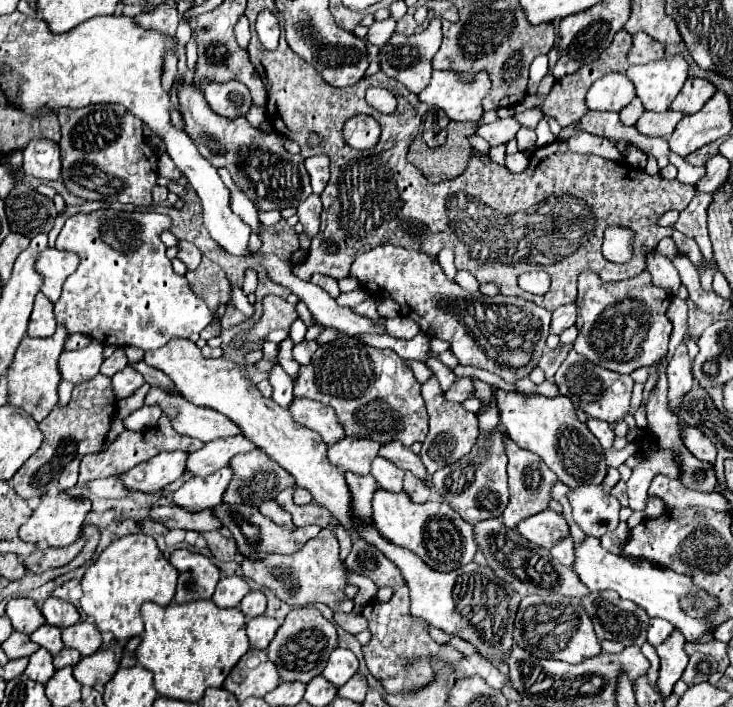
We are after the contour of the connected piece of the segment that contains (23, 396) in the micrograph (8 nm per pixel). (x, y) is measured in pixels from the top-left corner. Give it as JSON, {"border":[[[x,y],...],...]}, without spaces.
{"border":[[[58,325],[56,333],[48,339],[32,339],[24,337],[18,351],[14,355],[14,361],[8,369],[6,381],[8,381],[8,403],[12,407],[24,409],[30,417],[34,417],[36,423],[40,423],[58,403],[58,383],[60,383],[60,371],[58,371],[58,357],[62,353],[64,341],[68,333],[62,325]]]}

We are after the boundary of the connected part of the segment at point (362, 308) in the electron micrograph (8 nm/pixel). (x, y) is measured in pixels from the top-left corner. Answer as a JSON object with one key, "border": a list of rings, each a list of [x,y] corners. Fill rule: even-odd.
{"border":[[[366,299],[364,303],[360,303],[358,307],[353,308],[354,313],[358,313],[358,315],[366,315],[366,317],[370,317],[370,321],[378,321],[378,313],[376,313],[376,305],[374,305],[374,299]]]}

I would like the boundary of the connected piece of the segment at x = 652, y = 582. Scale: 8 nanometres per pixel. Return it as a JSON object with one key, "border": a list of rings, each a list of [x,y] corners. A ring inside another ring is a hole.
{"border":[[[584,537],[584,541],[578,547],[574,547],[574,563],[572,565],[574,565],[576,575],[590,589],[590,592],[606,591],[606,589],[616,591],[622,599],[628,599],[628,601],[640,605],[650,617],[660,617],[660,619],[670,621],[676,629],[682,631],[682,635],[688,641],[698,639],[700,635],[714,631],[714,627],[710,625],[710,621],[686,617],[684,611],[680,609],[680,599],[686,597],[686,595],[692,595],[694,599],[704,601],[708,609],[712,609],[716,605],[716,601],[706,591],[700,591],[700,589],[696,589],[692,585],[692,579],[688,575],[674,573],[670,569],[652,565],[648,561],[626,559],[622,555],[612,555],[612,553],[608,553],[608,551],[602,549],[602,545],[600,545],[600,541],[596,537]],[[614,579],[618,583],[614,583]]]}

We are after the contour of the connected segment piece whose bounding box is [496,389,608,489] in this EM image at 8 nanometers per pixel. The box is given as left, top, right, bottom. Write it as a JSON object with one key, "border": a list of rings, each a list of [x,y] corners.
{"border":[[[502,389],[496,391],[498,407],[502,425],[506,427],[510,439],[522,447],[528,449],[544,459],[544,463],[556,473],[556,477],[568,485],[570,489],[576,489],[578,485],[600,485],[606,477],[606,461],[604,461],[604,449],[600,447],[598,439],[590,433],[590,429],[578,421],[574,413],[574,405],[568,397],[522,397],[520,393],[506,393]]]}

